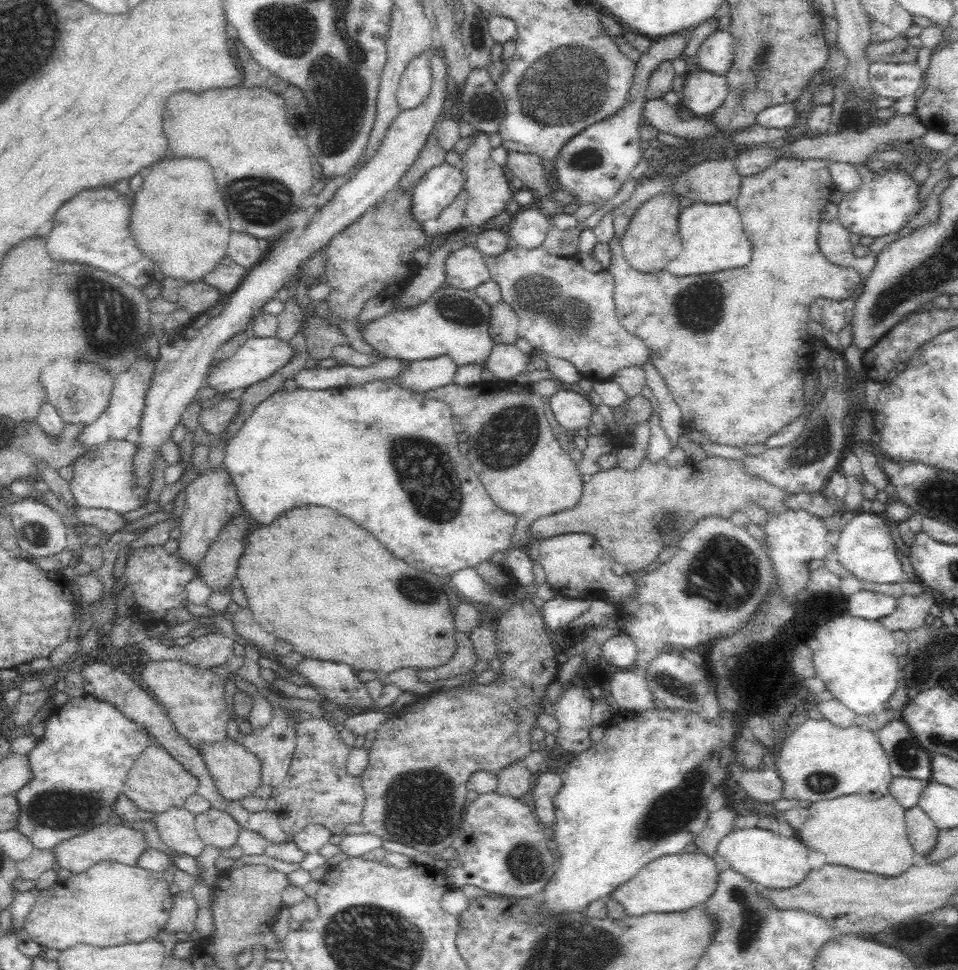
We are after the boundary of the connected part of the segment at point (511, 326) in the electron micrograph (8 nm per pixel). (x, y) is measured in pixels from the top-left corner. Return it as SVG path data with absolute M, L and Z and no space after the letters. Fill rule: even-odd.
M500 301L491 306L488 332L493 344L514 344L519 336L517 330L519 320L509 304Z

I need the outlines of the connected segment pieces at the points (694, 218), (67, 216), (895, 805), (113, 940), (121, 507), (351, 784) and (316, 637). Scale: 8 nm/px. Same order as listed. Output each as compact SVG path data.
M734 202L725 204L695 203L679 212L681 240L679 255L670 260L665 270L674 276L710 274L726 268L740 268L752 258L751 242L745 237L741 217Z
M114 188L80 192L56 212L54 228L46 238L46 250L56 262L88 264L119 276L130 286L142 289L153 280L156 265L138 249L136 240L132 239L128 229L130 214L128 198L120 196Z
M895 776L891 780L889 793L876 800L856 793L836 800L811 803L807 808L806 822L800 829L801 840L811 851L826 854L828 864L885 877L898 876L918 862L908 840L905 812L918 804L926 783L917 778Z
M118 861L94 863L86 872L71 874L64 882L35 892L37 900L24 920L24 930L38 944L63 951L76 944L120 946L156 938L169 919L171 893L166 873L154 872Z
M110 440L100 444L90 456L78 456L72 465L74 476L69 482L76 504L86 508L103 508L124 514L136 510L142 504L150 488L151 475L135 476L133 458L137 446L125 440Z
M323 717L308 718L296 725L297 735L292 760L286 775L286 780L276 787L278 795L275 797L277 812L280 824L286 835L295 836L301 830L304 830L308 824L321 824L330 830L331 835L344 837L345 826L348 824L361 824L362 810L364 810L364 787L362 787L362 778L360 775L354 776L348 773L346 769L346 760L350 747L342 741L334 724Z
M300 506L300 508L292 508L292 510L288 510L284 514L280 514L280 518L276 518L268 526L262 526L262 524L254 525L252 530L246 535L244 552L242 552L238 563L235 578L244 589L246 599L248 599L247 606L252 610L256 623L265 632L290 642L295 651L300 652L305 658L342 662L350 665L357 672L360 670L370 670L386 674L406 667L414 668L415 670L440 667L456 650L454 640L456 632L454 627L455 620L449 609L447 595L442 590L441 579L424 570L417 570L416 568L406 566L404 560L400 560L400 558L390 554L386 548L382 548L382 544L372 534L368 534L366 530L362 530L360 526L356 526L352 520L344 518L342 514L338 516L330 508Z

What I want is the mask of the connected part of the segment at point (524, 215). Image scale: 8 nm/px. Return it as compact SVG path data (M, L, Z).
M528 206L519 214L515 214L513 221L504 228L504 231L521 247L532 250L543 244L551 225L551 218L540 209Z

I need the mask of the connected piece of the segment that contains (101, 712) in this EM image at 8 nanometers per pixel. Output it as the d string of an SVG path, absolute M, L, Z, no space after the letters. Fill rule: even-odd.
M88 693L69 698L65 705L56 709L45 724L42 738L27 754L32 778L15 792L19 806L16 831L28 837L34 848L48 850L64 840L92 831L94 826L117 820L111 805L122 793L134 761L151 740L140 725L118 712L118 708Z

